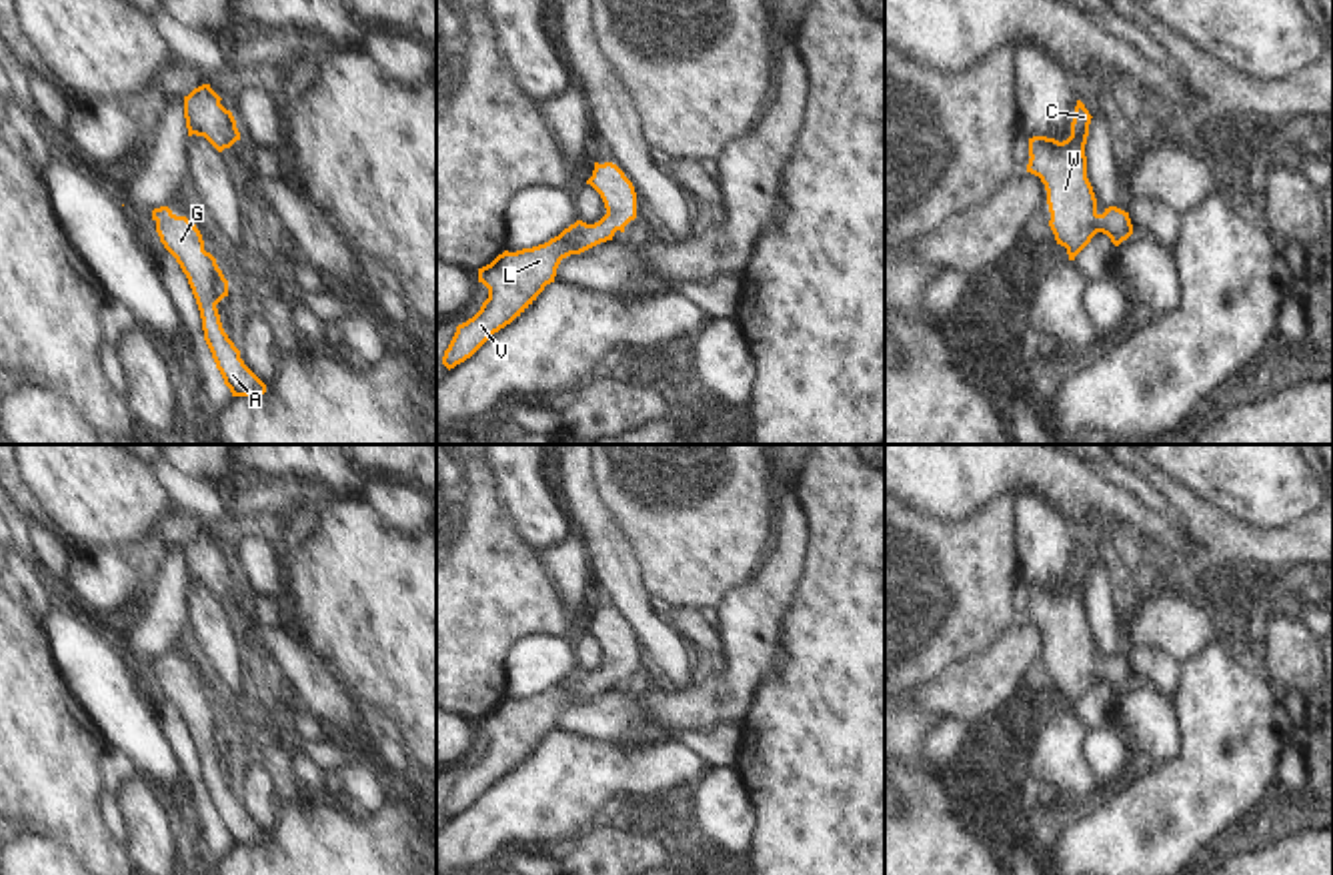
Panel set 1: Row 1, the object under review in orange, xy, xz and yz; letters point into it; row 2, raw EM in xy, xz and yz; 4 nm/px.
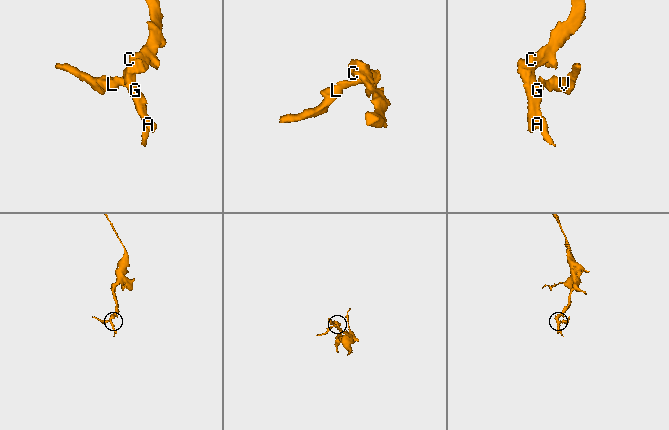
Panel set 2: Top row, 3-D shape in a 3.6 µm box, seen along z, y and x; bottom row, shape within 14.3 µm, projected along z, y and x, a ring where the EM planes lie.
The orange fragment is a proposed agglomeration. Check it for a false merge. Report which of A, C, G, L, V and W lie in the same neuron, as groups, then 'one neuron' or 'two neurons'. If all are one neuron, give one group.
groups A C G L V W; one neuron

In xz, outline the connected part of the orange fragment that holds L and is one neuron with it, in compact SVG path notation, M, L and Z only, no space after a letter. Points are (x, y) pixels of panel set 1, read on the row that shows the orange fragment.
M594 162L586 184L600 194L606 208L598 222L576 220L544 244L516 252L504 250L478 268L478 282L488 288L488 298L472 318L456 326L442 356L448 370L470 358L494 332L520 316L544 286L554 282L562 258L612 240L616 230L624 232L624 226L636 218L634 186L616 164Z

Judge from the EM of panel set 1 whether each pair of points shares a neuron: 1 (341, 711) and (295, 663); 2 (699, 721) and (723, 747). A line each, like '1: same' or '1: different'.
1: same
2: different

